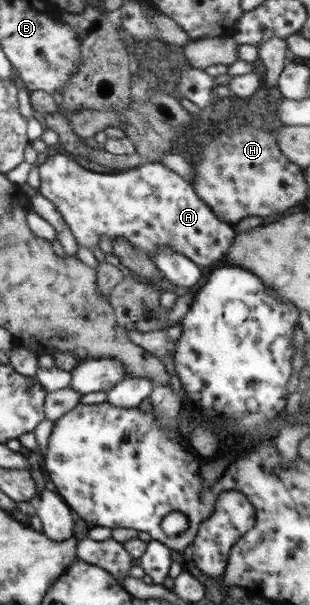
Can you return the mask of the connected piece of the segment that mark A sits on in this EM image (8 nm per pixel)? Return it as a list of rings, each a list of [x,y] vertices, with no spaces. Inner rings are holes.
[[[56,152],[37,169],[41,180],[37,188],[38,194],[53,202],[76,237],[77,244],[86,246],[90,251],[93,251],[100,242],[100,236],[106,236],[110,240],[125,238],[132,246],[144,251],[150,257],[169,246],[196,264],[212,266],[214,260],[224,258],[224,254],[234,243],[235,235],[238,234],[231,223],[222,222],[212,212],[212,209],[196,194],[194,185],[159,162],[143,161],[132,169],[96,172],[92,171],[92,167],[84,168],[84,164],[80,164],[80,157]]]

